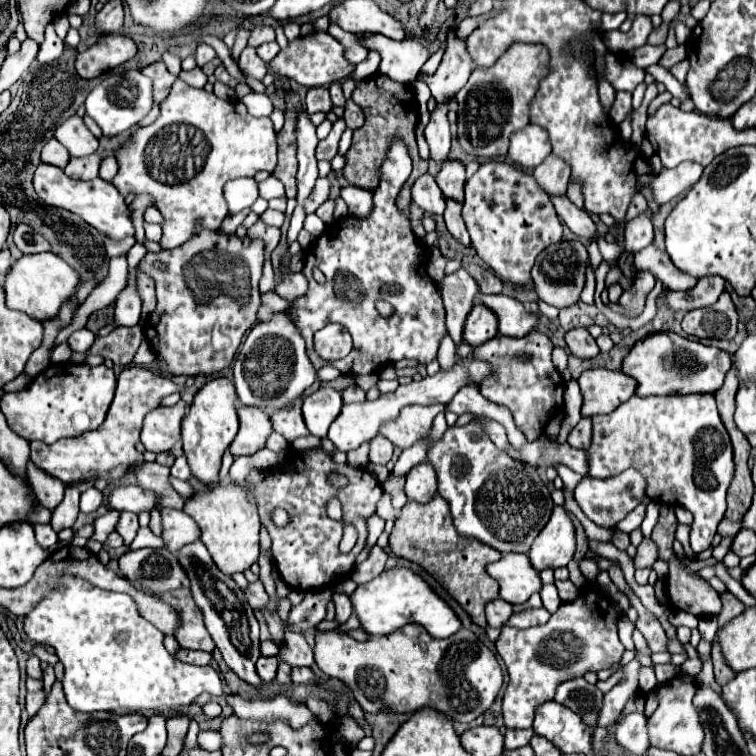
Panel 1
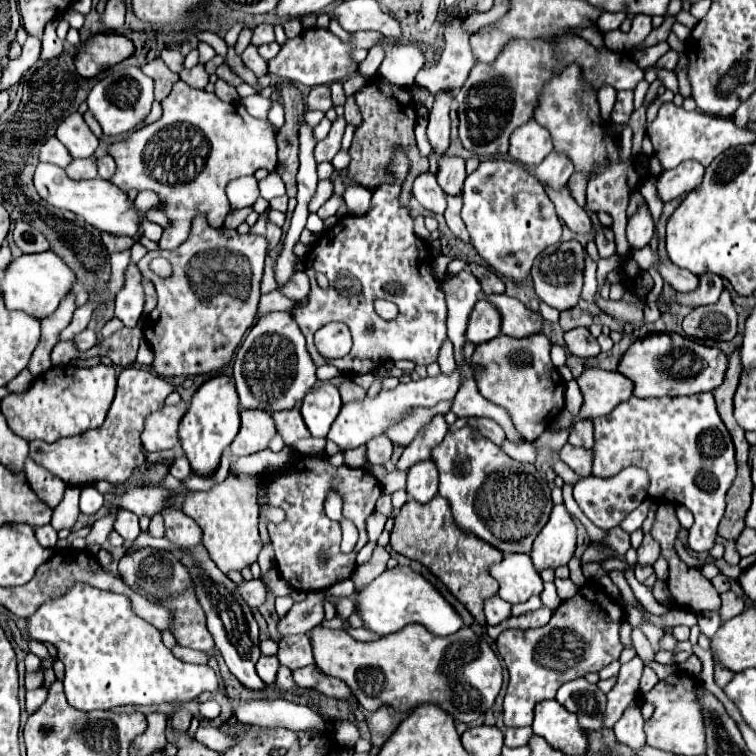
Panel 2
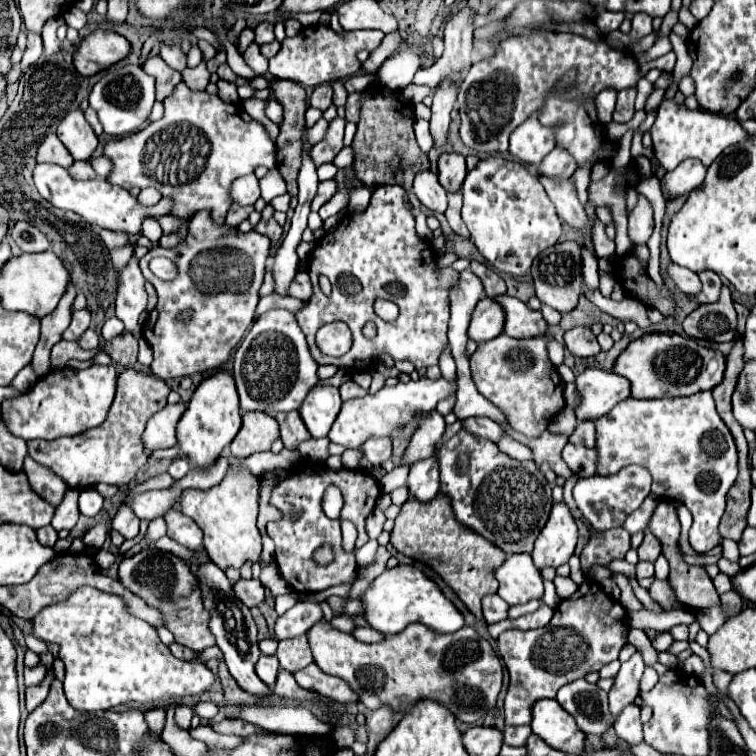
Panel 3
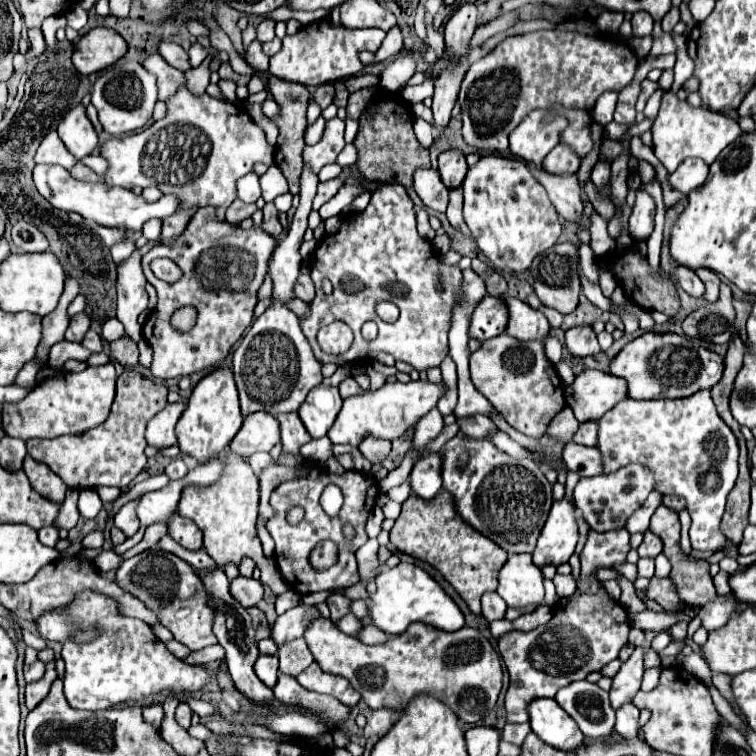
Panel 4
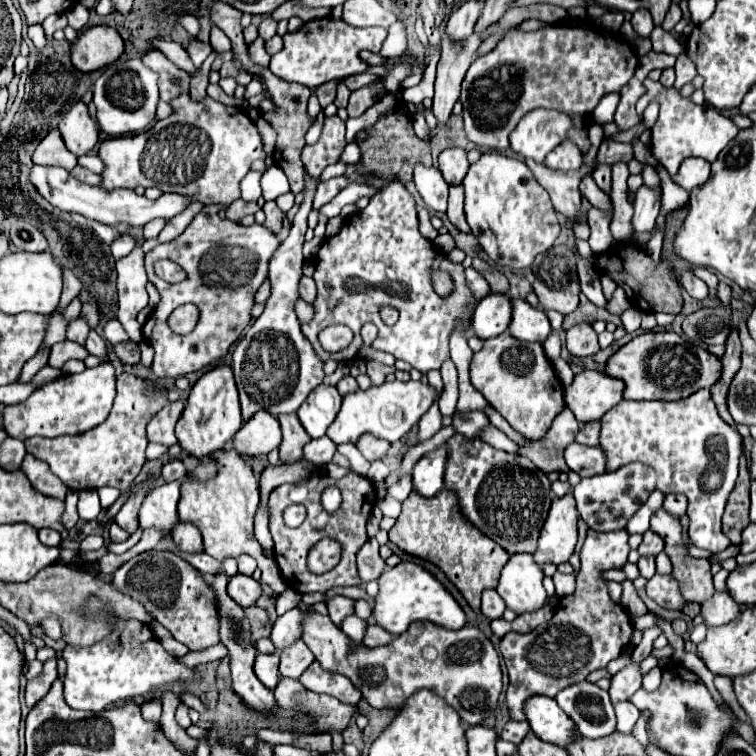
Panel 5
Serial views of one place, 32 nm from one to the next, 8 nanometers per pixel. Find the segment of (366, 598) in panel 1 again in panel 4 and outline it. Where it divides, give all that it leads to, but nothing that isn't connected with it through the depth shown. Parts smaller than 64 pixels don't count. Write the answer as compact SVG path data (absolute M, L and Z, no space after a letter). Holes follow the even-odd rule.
M398 564L396 568L386 568L376 576L374 582L376 590L368 592L368 616L372 624L386 634L402 634L412 622L424 622L444 632L456 632L464 626L464 616L452 598L444 594L434 578L430 578L414 564Z

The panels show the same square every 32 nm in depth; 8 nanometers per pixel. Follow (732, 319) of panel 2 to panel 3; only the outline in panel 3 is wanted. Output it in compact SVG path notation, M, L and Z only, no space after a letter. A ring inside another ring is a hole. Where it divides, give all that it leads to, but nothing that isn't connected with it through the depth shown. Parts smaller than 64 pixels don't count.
M730 290L720 294L720 300L714 304L702 304L698 306L694 312L690 312L684 322L682 322L684 332L690 338L698 338L698 340L714 340L714 342L730 342L736 338L736 310L730 298Z

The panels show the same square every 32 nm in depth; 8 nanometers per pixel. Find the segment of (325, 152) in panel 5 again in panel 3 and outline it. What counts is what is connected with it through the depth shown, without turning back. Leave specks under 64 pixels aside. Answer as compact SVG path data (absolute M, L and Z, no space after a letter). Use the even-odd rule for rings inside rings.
M336 118L330 122L324 140L312 146L312 160L316 166L334 160L334 156L342 150L342 136L344 136L344 118Z

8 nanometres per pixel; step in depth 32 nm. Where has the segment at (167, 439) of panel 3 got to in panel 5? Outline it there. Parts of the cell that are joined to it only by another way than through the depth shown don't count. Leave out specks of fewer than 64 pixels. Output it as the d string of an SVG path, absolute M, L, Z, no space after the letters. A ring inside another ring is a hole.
M170 402L166 404L150 422L148 422L148 442L158 442L164 446L172 446L176 444L176 436L174 436L174 426L180 418L184 410L184 404L178 402Z

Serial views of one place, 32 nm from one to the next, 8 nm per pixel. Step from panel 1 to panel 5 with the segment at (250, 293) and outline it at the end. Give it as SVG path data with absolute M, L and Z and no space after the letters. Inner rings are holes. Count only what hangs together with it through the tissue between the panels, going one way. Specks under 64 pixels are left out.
M204 206L176 240L158 244L144 258L148 280L158 288L160 302L142 326L142 336L154 348L152 372L160 380L186 376L206 366L214 366L228 354L230 346L240 338L242 330L252 320L250 310L254 306L254 294L266 280L268 260L280 244L278 236L258 224L246 228L218 218L220 208L222 206ZM162 258L182 266L186 272L186 280L182 284L168 284L154 274L152 264ZM188 302L200 310L200 320L190 334L180 336L170 330L168 316L174 308Z

